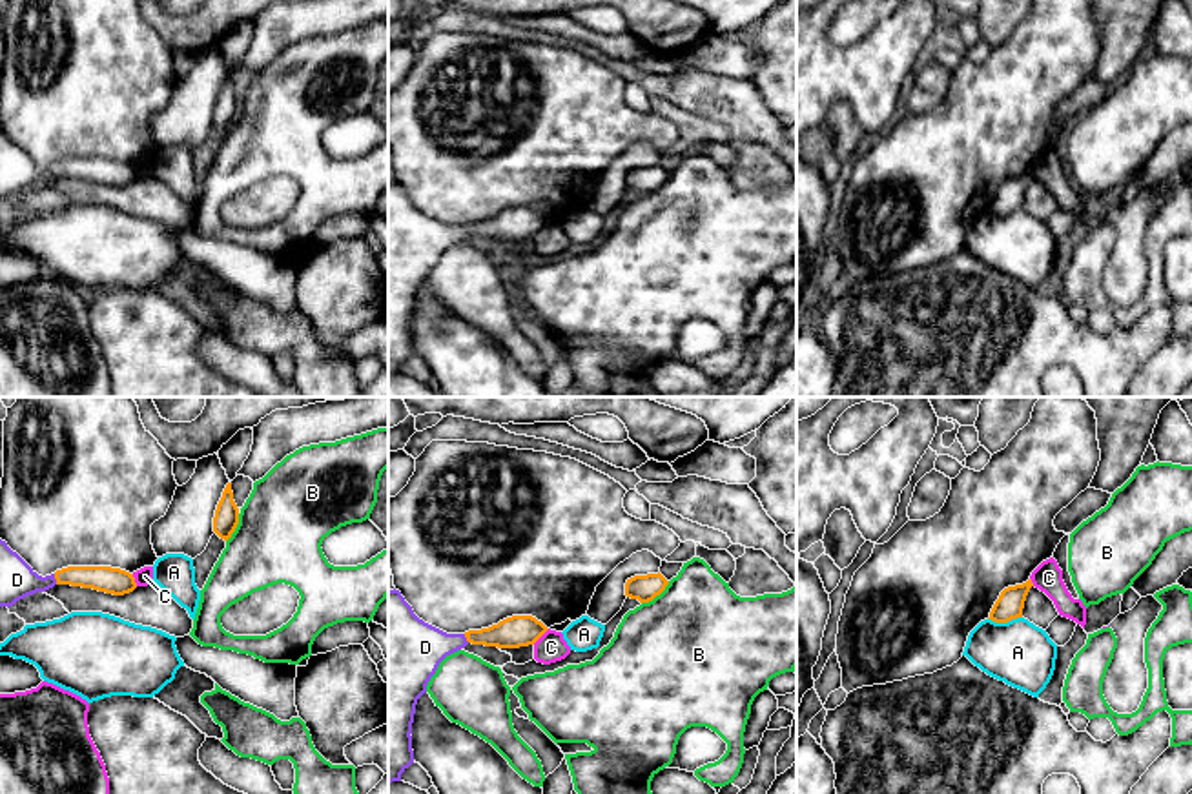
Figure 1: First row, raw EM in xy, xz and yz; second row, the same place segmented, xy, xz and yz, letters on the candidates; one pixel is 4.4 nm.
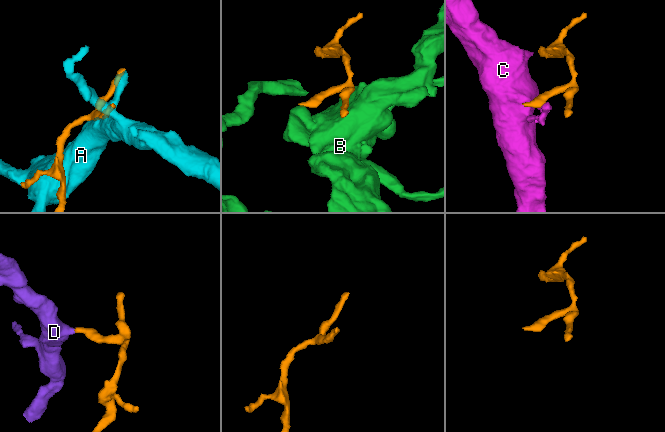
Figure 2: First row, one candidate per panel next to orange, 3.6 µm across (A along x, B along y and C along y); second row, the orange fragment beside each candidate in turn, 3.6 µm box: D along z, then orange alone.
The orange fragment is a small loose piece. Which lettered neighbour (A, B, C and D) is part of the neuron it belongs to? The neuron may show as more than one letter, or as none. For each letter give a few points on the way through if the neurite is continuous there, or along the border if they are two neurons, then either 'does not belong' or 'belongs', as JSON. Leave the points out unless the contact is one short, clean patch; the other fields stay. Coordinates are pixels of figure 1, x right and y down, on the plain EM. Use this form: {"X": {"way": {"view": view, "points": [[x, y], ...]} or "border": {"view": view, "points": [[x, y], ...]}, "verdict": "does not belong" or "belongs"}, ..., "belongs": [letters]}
{"A": {"verdict": "does not belong"}, "B": {"verdict": "does not belong"}, "C": {"border": {"view": "xz", "points": [[549, 221], [533, 235]]}, "verdict": "does not belong"}, "D": {"way": {"view": "xy", "points": [[108, 172], [55, 170], [17, 172]]}, "verdict": "belongs"}, "belongs": ["D"]}

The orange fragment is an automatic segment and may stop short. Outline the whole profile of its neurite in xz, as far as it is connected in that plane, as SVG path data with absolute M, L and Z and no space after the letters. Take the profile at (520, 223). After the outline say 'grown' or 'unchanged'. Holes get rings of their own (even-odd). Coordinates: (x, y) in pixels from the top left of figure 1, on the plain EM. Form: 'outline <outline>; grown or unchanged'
outline M388 182L388 375L414 355L412 315L417 291L439 255L468 235L519 240L534 237L549 220L532 208L512 208L465 226L447 226L423 211L399 182Z; grown

